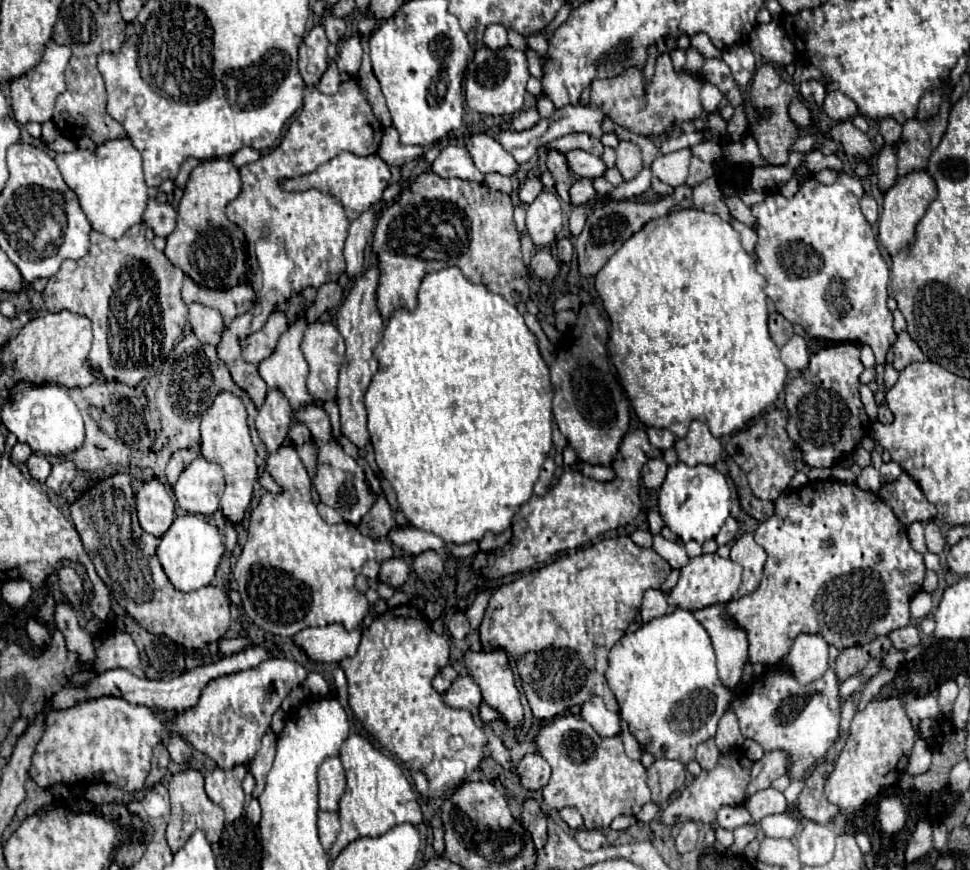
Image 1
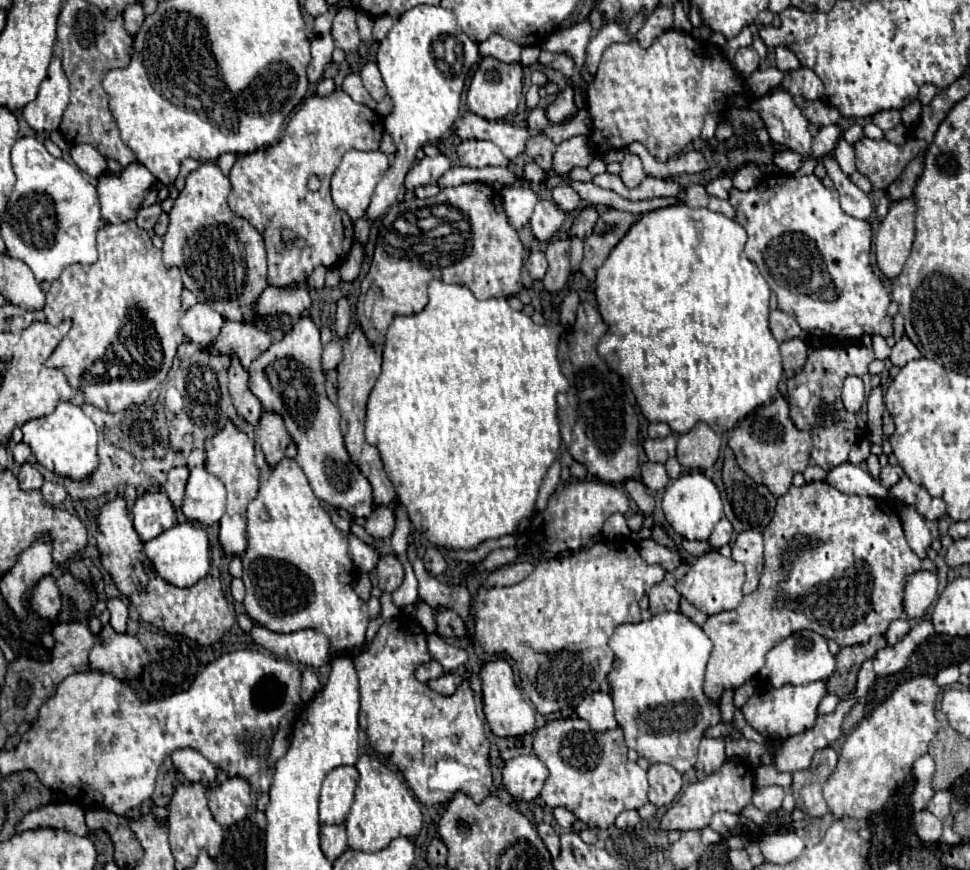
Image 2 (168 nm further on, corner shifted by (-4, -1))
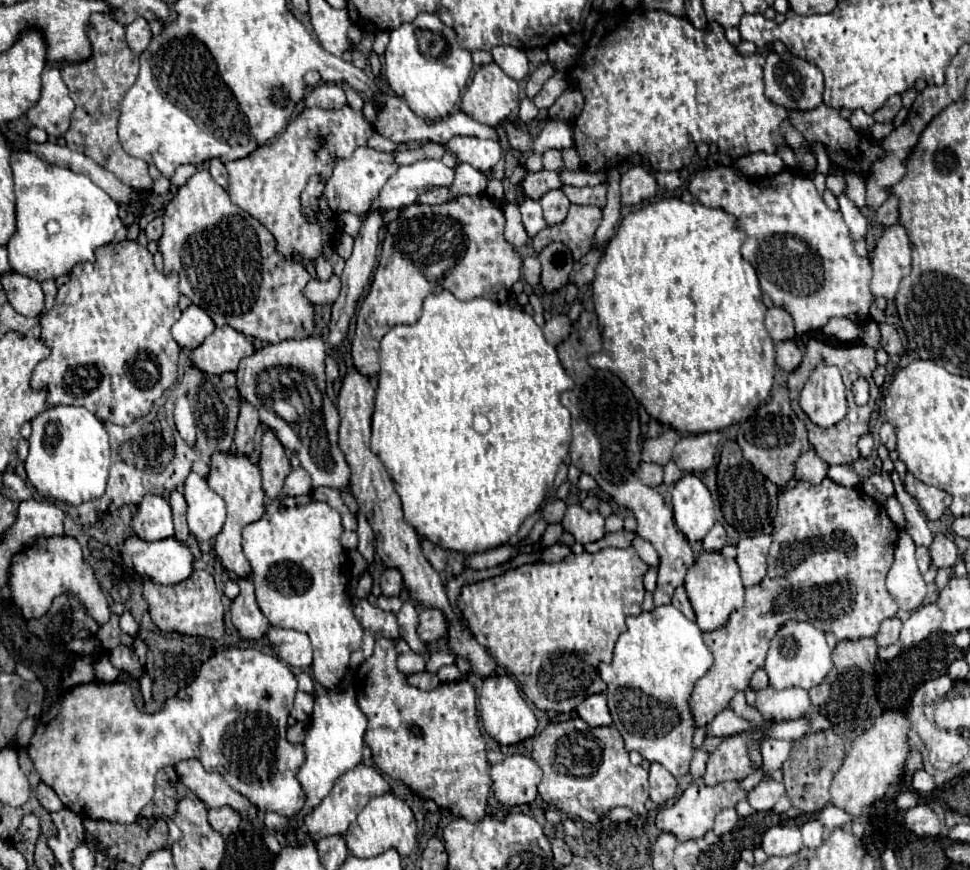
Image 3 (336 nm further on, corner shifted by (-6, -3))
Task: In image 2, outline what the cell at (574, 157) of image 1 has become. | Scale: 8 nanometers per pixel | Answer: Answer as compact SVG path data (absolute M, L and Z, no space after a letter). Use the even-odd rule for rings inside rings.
M583 135L571 137L557 145L553 155L553 167L551 171L557 175L567 175L573 167L587 167L591 161L591 153L587 147L587 139Z

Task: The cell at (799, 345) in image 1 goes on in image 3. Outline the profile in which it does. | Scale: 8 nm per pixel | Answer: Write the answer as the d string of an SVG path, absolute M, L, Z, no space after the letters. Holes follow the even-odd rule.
M783 341L775 345L777 349L777 367L785 369L785 371L795 371L795 367L799 367L799 363L803 361L803 355L797 347L795 341Z

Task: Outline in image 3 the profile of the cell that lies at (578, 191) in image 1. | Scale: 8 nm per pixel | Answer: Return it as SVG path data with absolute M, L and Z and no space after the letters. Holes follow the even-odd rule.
M553 189L549 193L545 193L541 199L539 199L541 207L543 207L543 213L545 213L545 219L549 225L555 225L555 223L563 223L563 219L567 217L569 213L569 199L567 195L561 191L561 189Z

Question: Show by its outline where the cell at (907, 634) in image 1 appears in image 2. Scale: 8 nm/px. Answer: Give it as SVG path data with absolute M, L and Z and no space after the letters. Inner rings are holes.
M897 619L889 623L889 629L885 631L885 639L889 645L895 645L901 637L905 637L905 633L909 631L909 623L905 619Z

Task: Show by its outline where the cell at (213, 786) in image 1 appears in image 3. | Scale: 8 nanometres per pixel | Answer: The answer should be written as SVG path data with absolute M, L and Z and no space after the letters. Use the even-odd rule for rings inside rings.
M221 807L221 809L209 809L209 823L215 827L221 835L231 835L237 831L241 823L241 813L233 807Z

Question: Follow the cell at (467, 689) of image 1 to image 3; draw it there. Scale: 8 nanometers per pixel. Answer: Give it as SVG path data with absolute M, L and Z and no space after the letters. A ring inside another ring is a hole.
M419 673L419 675L409 675L407 681L413 685L413 687L419 687L423 691L431 691L431 689L437 689L441 685L439 677L433 675L433 673Z

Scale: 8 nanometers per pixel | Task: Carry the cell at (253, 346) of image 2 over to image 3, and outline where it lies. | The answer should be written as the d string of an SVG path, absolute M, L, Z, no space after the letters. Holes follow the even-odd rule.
M225 325L215 329L193 353L193 365L209 375L235 371L243 357L253 355L255 345L233 327Z

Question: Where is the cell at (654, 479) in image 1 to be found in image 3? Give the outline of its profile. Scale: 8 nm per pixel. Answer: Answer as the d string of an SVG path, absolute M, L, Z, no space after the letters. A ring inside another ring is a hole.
M641 463L637 475L649 487L659 487L663 483L663 467L657 463Z

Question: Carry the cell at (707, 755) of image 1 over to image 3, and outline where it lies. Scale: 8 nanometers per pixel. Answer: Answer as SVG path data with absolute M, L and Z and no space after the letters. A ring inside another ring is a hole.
M695 749L695 755L693 755L693 761L691 761L691 771L689 773L693 777L703 777L707 759L709 759L709 753L705 749Z

